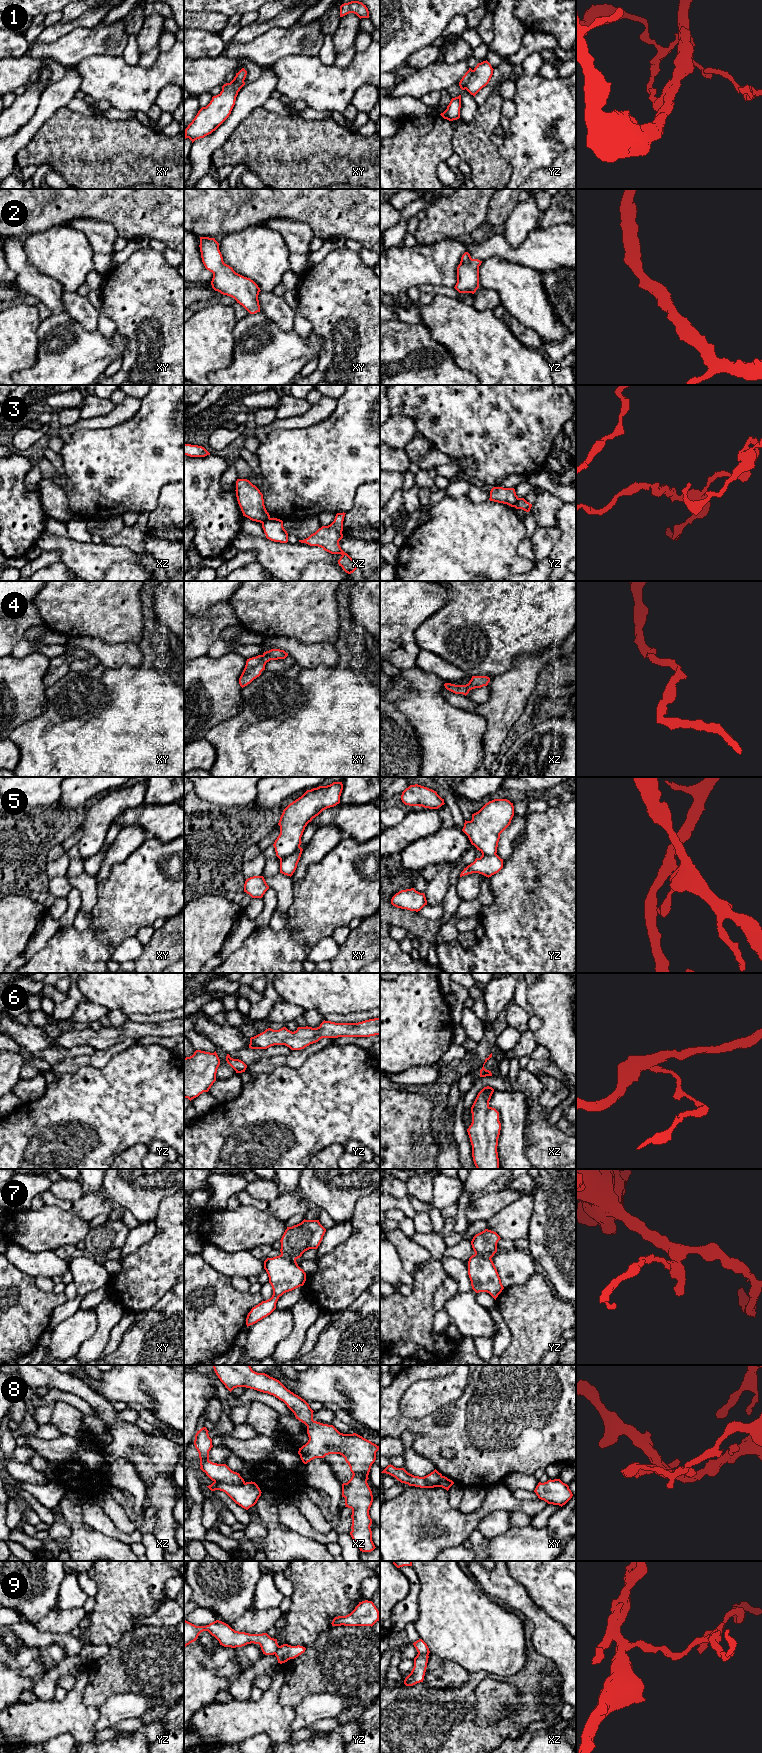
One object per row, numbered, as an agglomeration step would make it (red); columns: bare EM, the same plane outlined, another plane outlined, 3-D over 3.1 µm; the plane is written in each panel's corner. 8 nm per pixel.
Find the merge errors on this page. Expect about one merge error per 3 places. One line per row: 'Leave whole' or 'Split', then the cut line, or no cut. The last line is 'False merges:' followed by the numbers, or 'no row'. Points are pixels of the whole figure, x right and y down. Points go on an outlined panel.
1: Split. Split along yz (473, 70), (464, 88)
2: Leave whole. No split
3: Split. Split along yz (518, 498), (514, 506)
4: Leave whole. No split
5: Split. Split along xy (299, 846), (293, 853), (280, 860)
6: Leave whole. No split
7: Split. Split along yz (475, 1253), (490, 1258)
8: Split. Split along xz (214, 1481), (237, 1485), (244, 1483)
9: Split. Split along xz (418, 1652), (427, 1655)
False merges: 1, 3, 5, 7, 8, 9

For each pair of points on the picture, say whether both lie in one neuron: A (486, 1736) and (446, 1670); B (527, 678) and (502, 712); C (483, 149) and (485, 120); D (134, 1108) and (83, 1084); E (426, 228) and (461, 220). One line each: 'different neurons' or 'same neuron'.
A: different neurons
B: same neuron
C: same neuron
D: same neuron
E: same neuron

